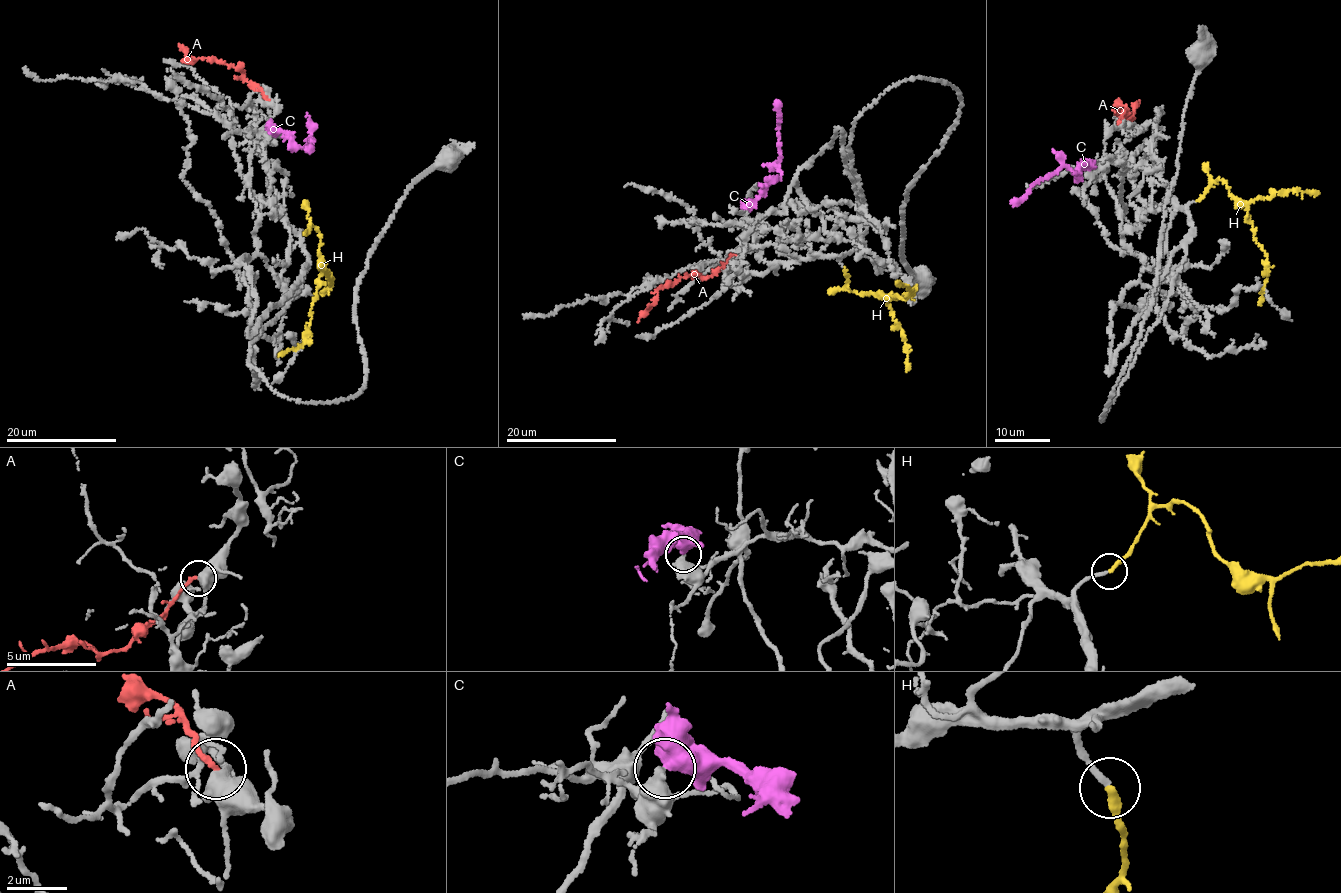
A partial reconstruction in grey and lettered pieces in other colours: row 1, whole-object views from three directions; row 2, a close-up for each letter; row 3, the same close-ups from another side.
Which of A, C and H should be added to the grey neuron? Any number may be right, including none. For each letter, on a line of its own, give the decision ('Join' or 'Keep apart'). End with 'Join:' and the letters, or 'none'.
A: Keep apart
C: Keep apart
H: Join
Join: H

